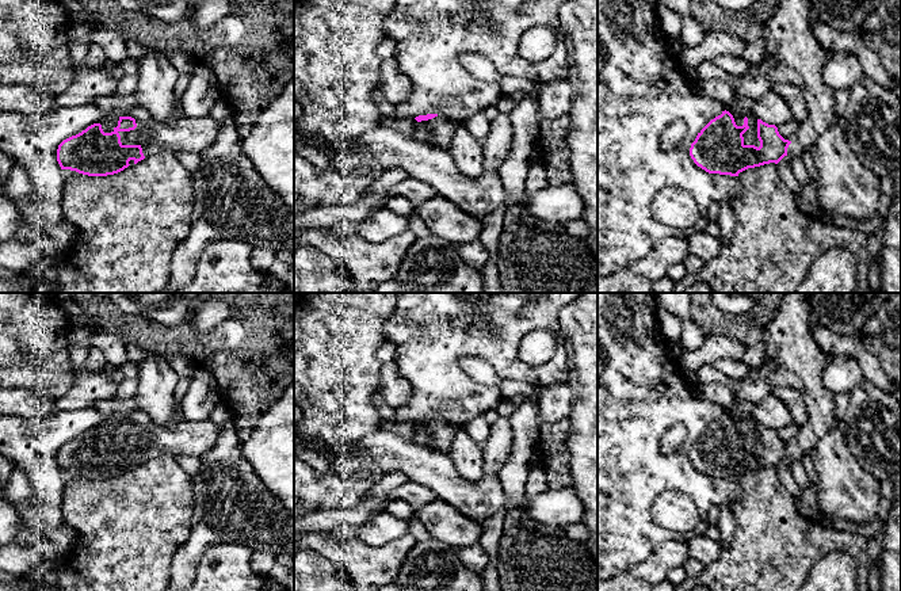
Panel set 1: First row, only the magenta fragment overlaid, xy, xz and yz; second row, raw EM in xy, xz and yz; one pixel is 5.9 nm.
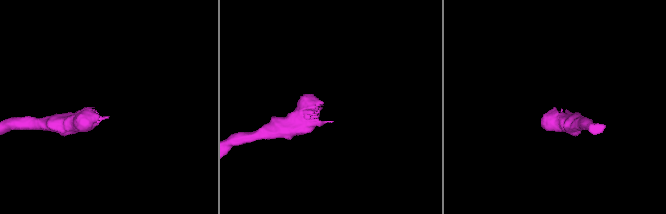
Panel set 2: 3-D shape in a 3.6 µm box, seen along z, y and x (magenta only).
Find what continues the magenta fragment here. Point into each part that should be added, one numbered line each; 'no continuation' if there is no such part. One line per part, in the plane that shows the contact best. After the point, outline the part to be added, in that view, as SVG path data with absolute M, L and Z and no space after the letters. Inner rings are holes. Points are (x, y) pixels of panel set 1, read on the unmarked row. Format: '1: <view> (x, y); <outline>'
1: xy (187, 438); M115 412L98 426L104 436L118 430L121 420L135 423L137 431L130 435L118 435L122 449L140 449L145 462L161 455L202 457L218 441L221 427L209 417L202 422L188 422L168 427L157 426L145 412Z

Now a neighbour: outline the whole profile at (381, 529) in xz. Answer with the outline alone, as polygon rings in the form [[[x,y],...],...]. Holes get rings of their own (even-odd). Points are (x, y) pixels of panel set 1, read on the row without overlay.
[[[383,510],[359,526],[358,539],[370,548],[382,548],[406,534],[409,534],[409,522]]]

